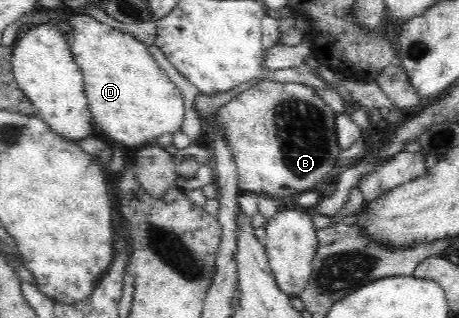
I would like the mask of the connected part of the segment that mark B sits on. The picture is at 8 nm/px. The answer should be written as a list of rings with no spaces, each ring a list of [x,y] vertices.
[[[260,78],[250,83],[250,87],[231,102],[219,108],[215,122],[221,123],[227,142],[231,145],[241,192],[274,199],[289,196],[291,193],[298,195],[312,189],[335,171],[335,160],[341,152],[336,135],[336,113],[315,93],[313,87]]]

